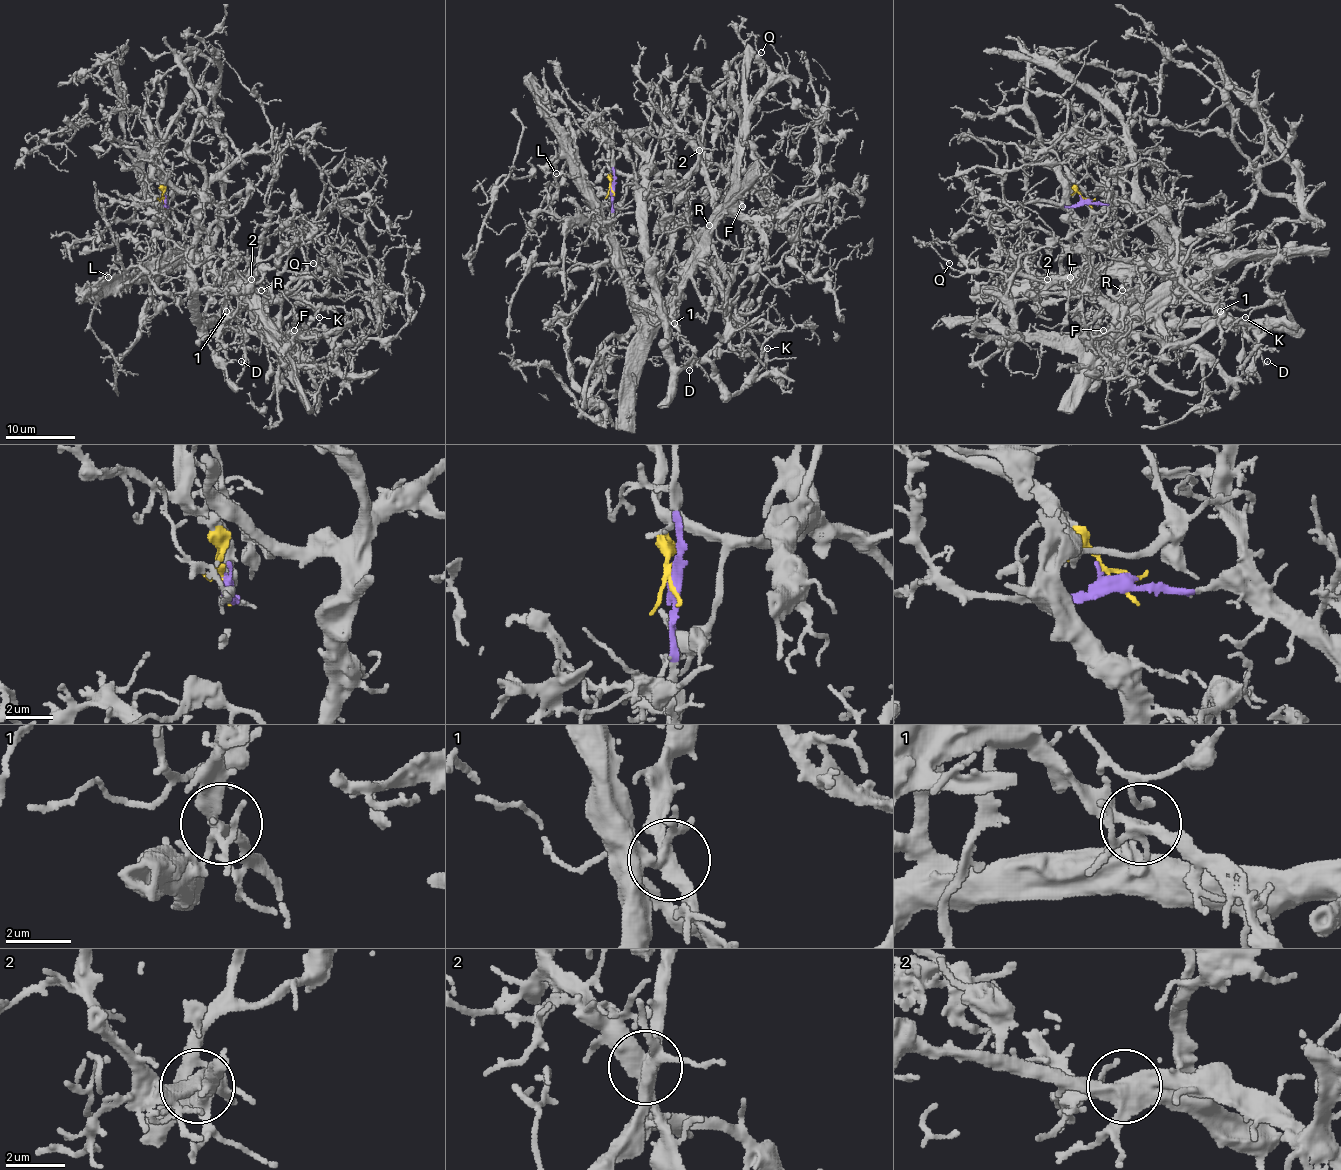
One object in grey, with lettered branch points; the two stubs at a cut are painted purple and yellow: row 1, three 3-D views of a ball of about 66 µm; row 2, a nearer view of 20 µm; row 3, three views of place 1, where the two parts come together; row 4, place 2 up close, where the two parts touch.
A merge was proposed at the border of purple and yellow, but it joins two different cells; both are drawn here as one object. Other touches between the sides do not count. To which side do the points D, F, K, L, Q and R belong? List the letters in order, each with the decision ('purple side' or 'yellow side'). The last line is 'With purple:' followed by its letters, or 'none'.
D: purple side
F: purple side
K: yellow side
L: purple side
Q: yellow side
R: purple side
With purple: D, F, L, R

